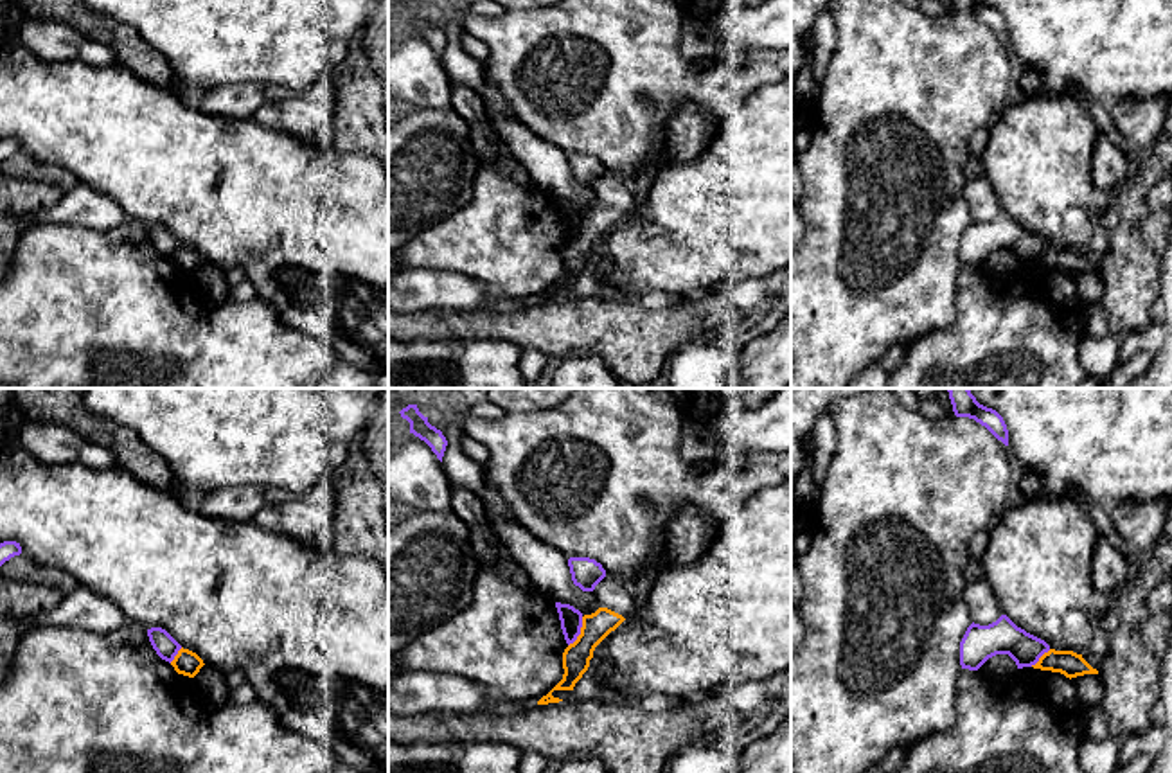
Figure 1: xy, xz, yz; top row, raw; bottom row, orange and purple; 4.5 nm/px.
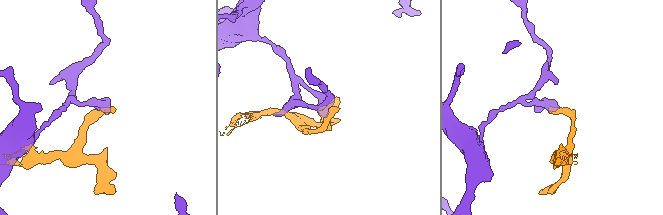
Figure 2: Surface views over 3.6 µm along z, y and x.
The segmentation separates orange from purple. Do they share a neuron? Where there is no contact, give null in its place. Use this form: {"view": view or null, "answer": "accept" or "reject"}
{"view": "xz", "answer": "reject"}

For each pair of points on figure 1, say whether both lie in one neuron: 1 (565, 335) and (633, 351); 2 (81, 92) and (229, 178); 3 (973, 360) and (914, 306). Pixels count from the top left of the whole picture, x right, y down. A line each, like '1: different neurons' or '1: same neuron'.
1: same neuron
2: same neuron
3: different neurons

